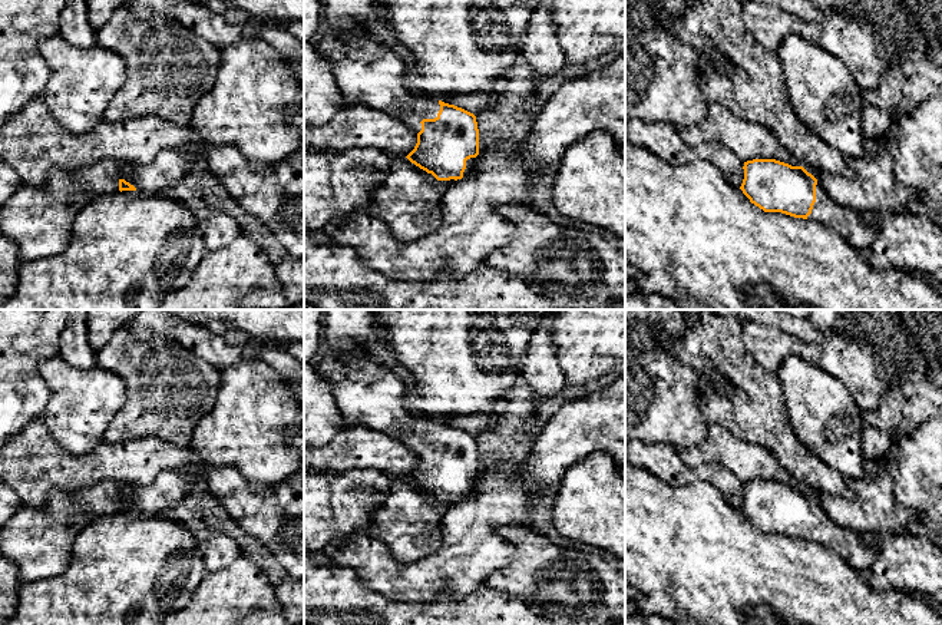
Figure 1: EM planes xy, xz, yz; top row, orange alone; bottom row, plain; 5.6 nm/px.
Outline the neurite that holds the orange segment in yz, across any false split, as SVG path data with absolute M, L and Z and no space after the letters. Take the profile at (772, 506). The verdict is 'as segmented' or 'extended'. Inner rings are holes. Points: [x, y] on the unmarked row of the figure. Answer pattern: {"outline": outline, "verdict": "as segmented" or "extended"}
{"outline": "M753 480L744 483L743 490L740 510L764 533L816 542L837 553L860 573L865 573L877 558L877 538L830 520L803 487L791 487L776 480Z", "verdict": "extended"}

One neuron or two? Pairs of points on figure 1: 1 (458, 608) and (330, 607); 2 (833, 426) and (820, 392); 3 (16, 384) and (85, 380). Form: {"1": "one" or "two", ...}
{"1": "one", "2": "one", "3": "two"}

